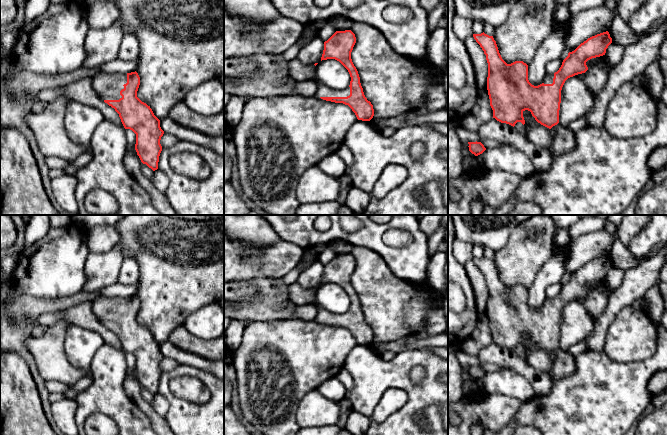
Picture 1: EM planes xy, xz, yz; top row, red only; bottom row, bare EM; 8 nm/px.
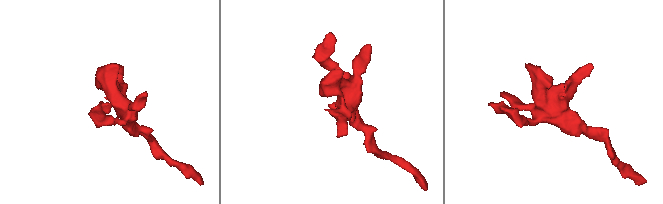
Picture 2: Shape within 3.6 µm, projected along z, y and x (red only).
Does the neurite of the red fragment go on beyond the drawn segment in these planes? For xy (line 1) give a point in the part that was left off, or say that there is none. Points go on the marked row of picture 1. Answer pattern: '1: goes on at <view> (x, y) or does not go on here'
1: goes on at xy (107, 86)

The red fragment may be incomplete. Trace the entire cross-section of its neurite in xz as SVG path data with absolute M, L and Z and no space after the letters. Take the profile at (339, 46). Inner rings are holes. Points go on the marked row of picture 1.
M351 30L336 31L324 42L322 60L335 59L349 72L351 81L345 90L334 90L316 77L316 66L305 65L297 58L289 62L288 77L294 81L312 80L317 83L318 96L326 101L348 105L355 113L358 120L370 121L374 116L373 105L364 95L360 77L351 59L351 52L356 43L355 34Z

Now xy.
M105 73L95 76L94 90L98 97L115 109L125 129L136 134L135 150L141 162L153 171L158 169L160 144L164 131L150 106L137 97L138 73Z

